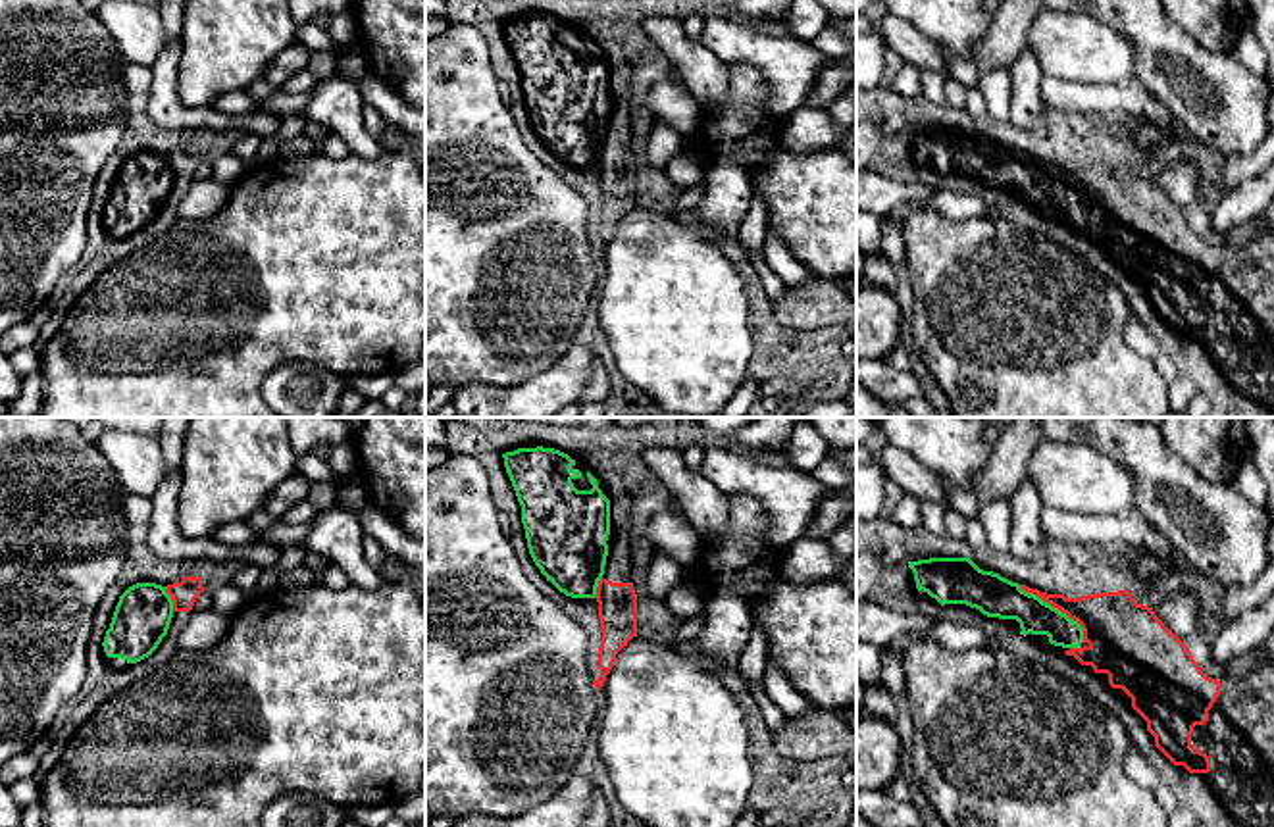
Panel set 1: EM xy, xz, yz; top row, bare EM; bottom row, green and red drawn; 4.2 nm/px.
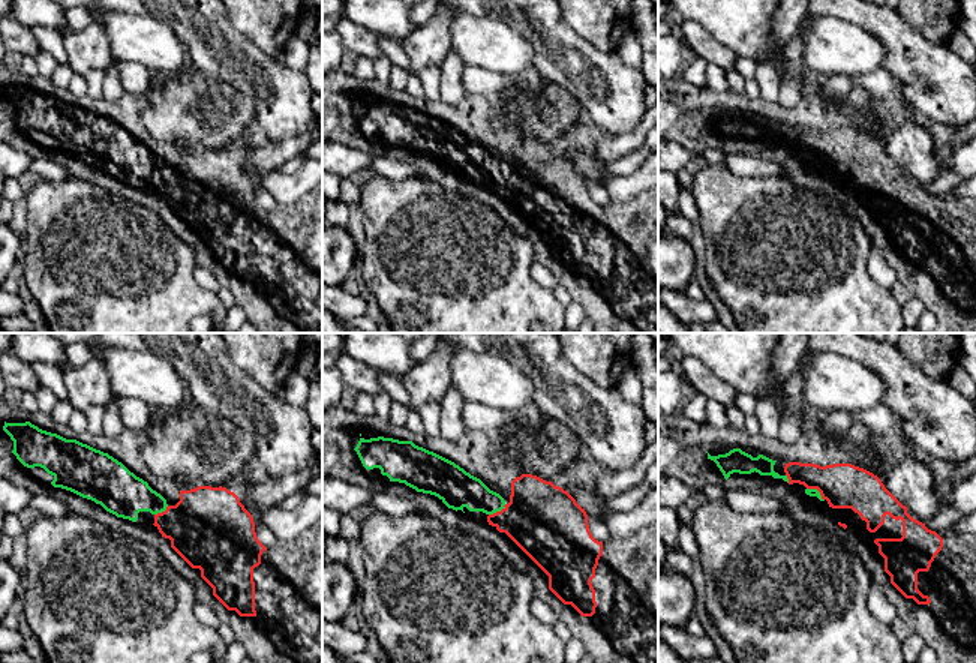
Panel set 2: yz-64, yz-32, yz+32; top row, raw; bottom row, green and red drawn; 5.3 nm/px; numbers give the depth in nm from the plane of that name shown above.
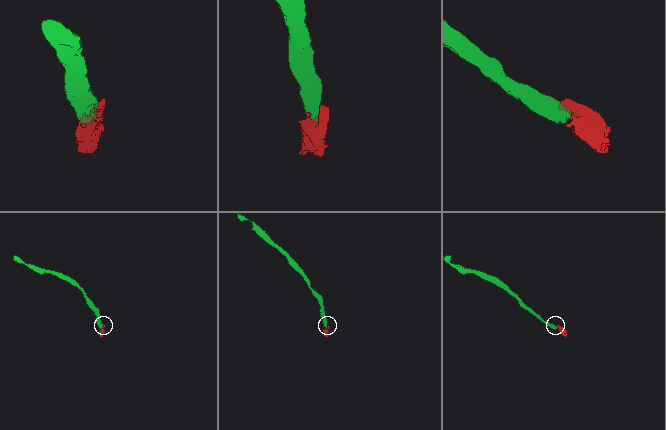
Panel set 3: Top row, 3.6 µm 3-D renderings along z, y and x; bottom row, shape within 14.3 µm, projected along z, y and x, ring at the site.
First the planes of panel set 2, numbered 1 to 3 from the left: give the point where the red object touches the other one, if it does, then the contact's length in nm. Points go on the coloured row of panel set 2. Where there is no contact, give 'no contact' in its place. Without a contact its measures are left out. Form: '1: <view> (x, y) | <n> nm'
1: yz-64 (161, 512) | 90 nm
2: yz-32 (496, 510) | 110 nm
3: yz+32 (787, 479) | 50 nm

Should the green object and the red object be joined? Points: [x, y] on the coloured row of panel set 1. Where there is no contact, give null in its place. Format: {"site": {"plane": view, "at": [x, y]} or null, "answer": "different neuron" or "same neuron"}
{"site": {"plane": "yz", "at": [1055, 608]}, "answer": "same neuron"}

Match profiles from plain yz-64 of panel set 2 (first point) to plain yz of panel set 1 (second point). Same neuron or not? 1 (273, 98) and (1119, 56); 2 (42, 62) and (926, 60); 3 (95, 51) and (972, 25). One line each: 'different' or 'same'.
1: different
2: different
3: different

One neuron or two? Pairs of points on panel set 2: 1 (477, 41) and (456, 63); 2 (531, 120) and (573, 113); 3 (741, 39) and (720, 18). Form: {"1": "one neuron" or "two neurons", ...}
{"1": "two neurons", "2": "one neuron", "3": "one neuron"}

